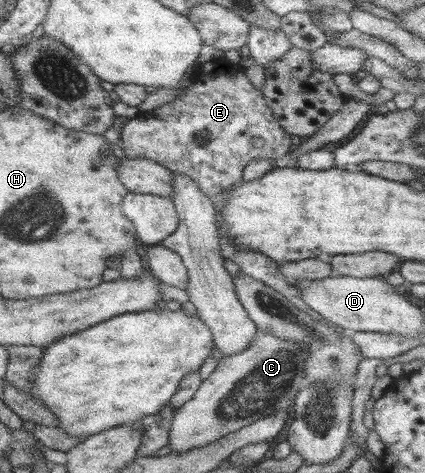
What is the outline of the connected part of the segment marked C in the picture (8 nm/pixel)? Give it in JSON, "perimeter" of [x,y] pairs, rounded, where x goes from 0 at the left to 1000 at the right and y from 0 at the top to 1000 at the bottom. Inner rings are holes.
{"perimeter":[[[607,696],[602,715],[576,742],[513,757],[511,776],[473,808],[454,839],[414,865],[402,886],[398,945],[409,958],[482,945],[642,877],[647,867],[685,865],[701,827],[725,816],[713,765],[722,755],[720,729],[685,725]]]}

